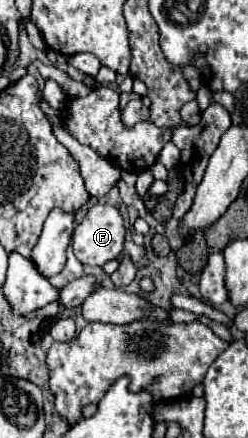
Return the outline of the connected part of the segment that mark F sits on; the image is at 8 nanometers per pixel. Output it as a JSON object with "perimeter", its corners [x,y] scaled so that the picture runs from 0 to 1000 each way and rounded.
{"perimeter":[[[383,466],[294,530],[294,571],[327,603],[415,607],[496,575],[496,498],[464,470]]]}

